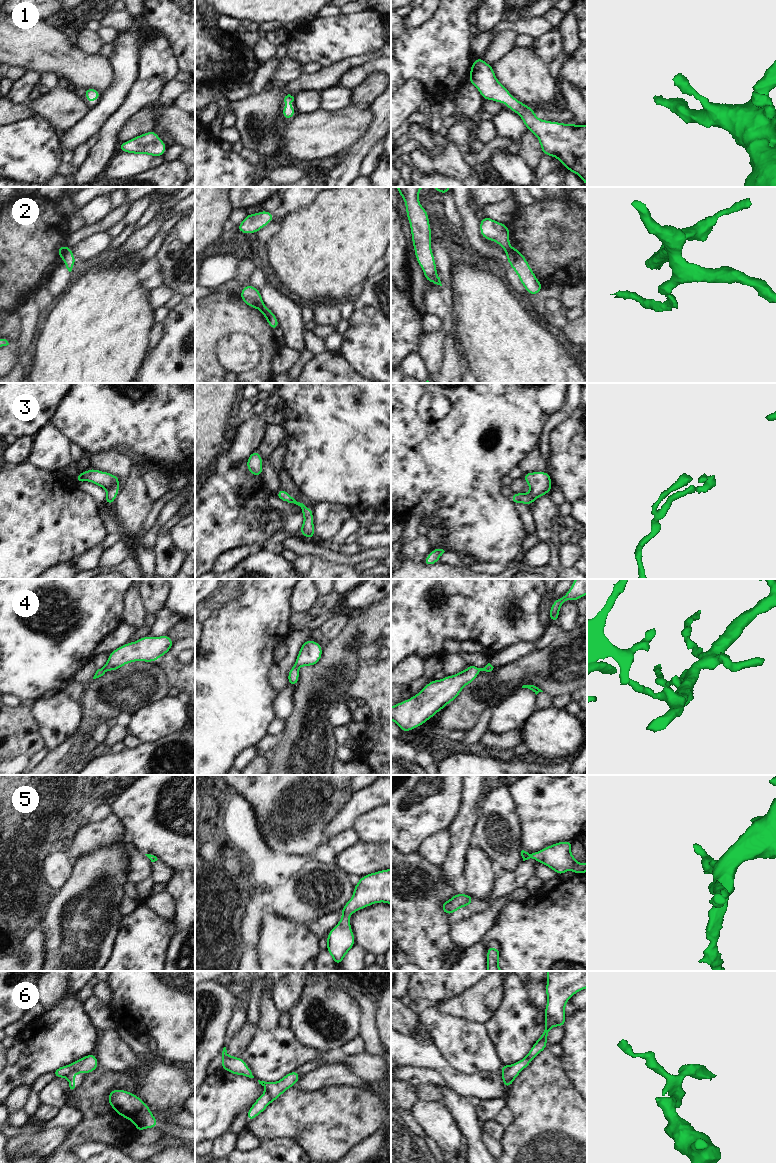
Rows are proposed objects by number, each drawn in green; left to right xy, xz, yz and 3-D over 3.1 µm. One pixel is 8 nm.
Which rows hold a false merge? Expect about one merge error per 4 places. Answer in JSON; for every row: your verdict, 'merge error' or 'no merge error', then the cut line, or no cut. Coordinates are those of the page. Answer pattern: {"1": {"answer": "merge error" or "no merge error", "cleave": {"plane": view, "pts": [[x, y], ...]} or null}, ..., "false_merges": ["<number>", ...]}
{"1": {"answer": "no merge error", "cleave": null}, "2": {"answer": "merge error", "cleave": {"plane": "xy", "pts": [[67, 247], [62, 257]]}}, "3": {"answer": "no merge error", "cleave": null}, "4": {"answer": "no merge error", "cleave": null}, "5": {"answer": "no merge error", "cleave": null}, "6": {"answer": "no merge error", "cleave": null}, "false_merges": ["2"]}

